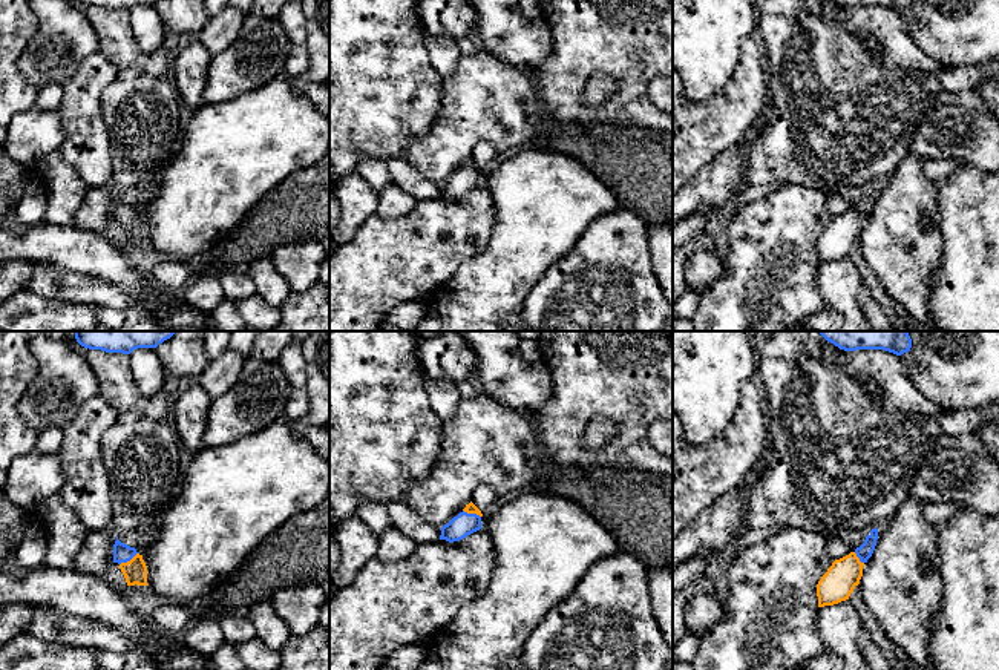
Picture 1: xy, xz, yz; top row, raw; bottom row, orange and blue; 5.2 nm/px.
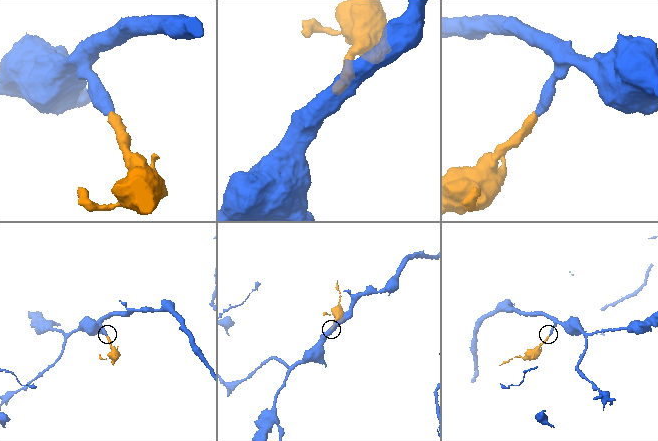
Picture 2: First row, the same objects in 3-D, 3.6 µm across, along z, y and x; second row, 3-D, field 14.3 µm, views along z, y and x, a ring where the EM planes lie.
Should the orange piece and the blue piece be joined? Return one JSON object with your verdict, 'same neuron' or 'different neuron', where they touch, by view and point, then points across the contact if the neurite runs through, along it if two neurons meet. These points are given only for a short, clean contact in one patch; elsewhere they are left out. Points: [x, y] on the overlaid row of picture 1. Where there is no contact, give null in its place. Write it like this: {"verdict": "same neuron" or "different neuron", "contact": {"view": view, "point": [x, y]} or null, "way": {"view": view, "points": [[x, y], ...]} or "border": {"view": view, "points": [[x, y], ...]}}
{"verdict": "same neuron", "contact": {"view": "xy", "point": [127, 561]}, "way": {"view": "xy", "points": [[135, 571], [127, 561], [121, 552]]}}

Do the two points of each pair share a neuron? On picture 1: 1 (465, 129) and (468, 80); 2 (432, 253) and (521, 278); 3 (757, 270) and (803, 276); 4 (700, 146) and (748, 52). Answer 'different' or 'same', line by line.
1: same
2: different
3: same
4: same

